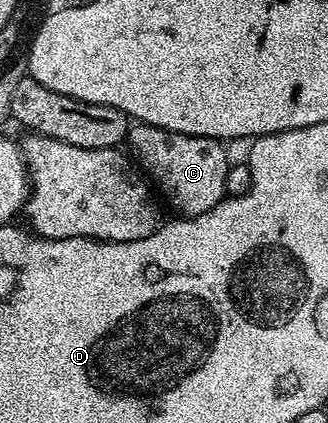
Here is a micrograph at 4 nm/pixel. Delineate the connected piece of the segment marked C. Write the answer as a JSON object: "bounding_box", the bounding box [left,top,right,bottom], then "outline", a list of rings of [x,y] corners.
{"bounding_box":[124,122,231,216],"outline":[[[135,122],[129,126],[124,143],[133,162],[158,189],[162,189],[177,216],[201,215],[226,198],[226,173],[231,164],[221,140],[174,133],[160,126]]]}

